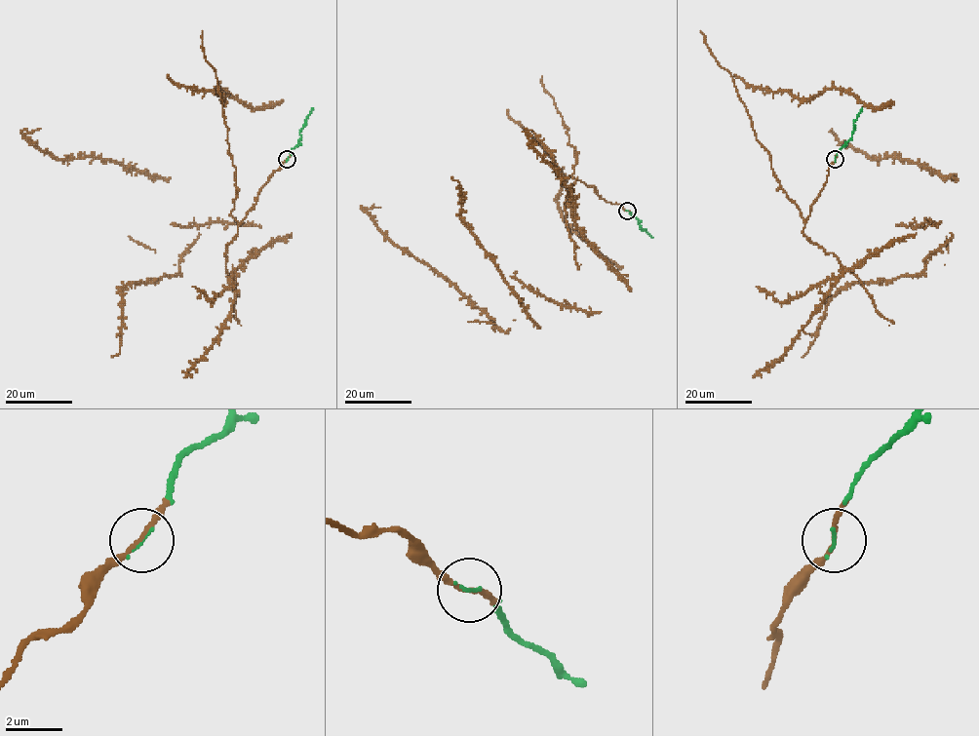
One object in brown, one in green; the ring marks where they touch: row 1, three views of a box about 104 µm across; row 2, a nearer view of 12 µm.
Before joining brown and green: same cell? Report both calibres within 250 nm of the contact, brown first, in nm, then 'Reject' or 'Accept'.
Thickness 150 nm (brown) against 90 nm. Accept

